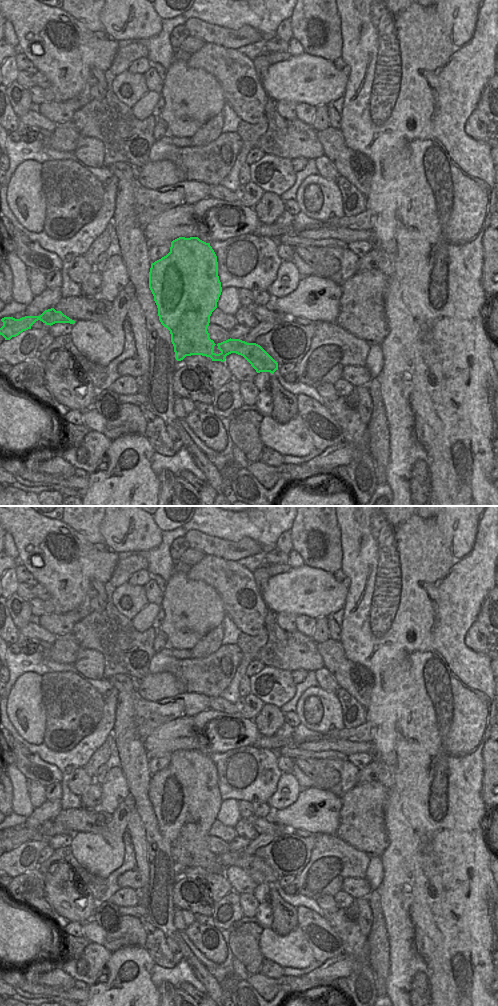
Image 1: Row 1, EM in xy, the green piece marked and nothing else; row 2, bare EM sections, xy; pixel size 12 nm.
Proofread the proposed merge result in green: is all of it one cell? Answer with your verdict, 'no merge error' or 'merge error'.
merge error

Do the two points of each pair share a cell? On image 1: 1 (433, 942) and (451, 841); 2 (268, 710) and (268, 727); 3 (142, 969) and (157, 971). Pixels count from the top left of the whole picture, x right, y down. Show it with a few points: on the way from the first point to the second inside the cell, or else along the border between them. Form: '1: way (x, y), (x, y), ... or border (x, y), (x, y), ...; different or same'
1: way (438, 917), (438, 866); same
2: way (267, 714), (268, 723); same
3: border (154, 963), (151, 969), (151, 981), (156, 986); different

